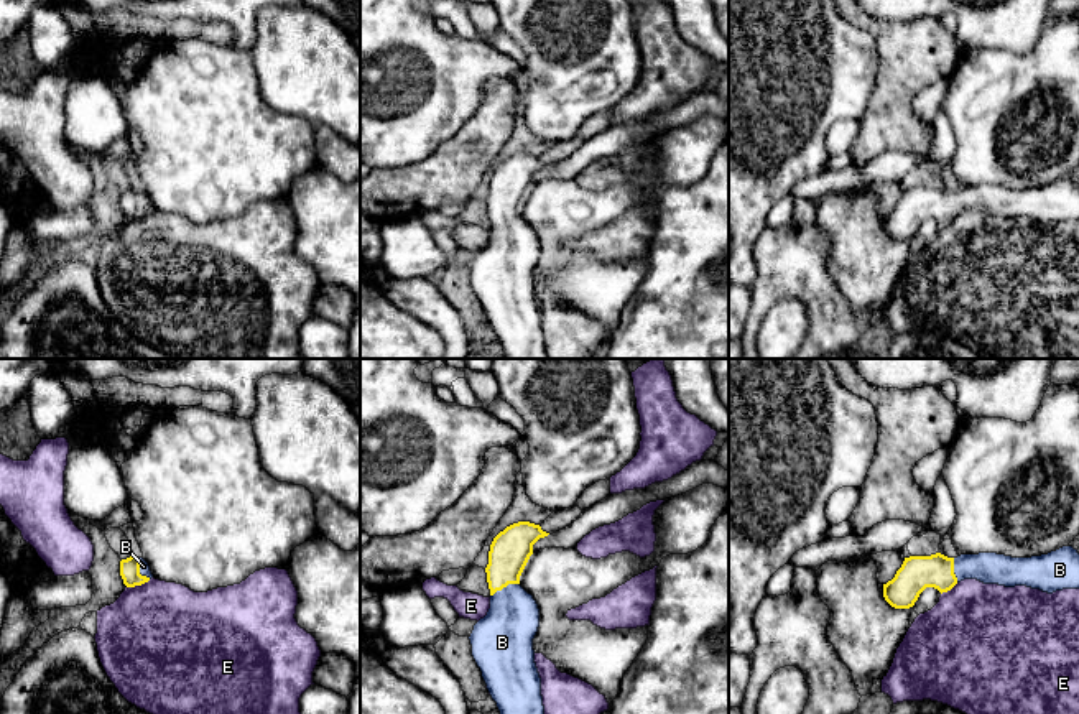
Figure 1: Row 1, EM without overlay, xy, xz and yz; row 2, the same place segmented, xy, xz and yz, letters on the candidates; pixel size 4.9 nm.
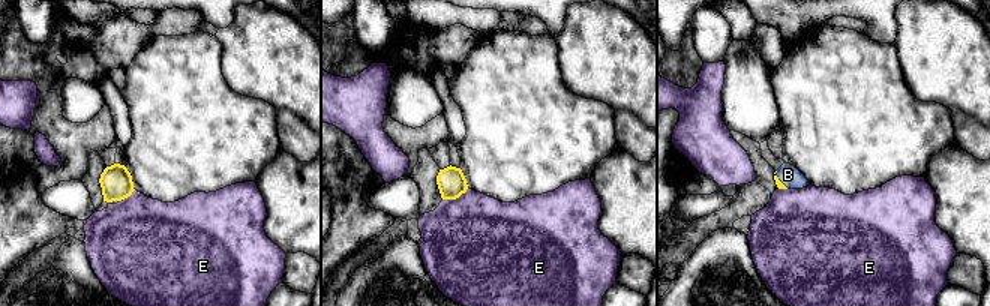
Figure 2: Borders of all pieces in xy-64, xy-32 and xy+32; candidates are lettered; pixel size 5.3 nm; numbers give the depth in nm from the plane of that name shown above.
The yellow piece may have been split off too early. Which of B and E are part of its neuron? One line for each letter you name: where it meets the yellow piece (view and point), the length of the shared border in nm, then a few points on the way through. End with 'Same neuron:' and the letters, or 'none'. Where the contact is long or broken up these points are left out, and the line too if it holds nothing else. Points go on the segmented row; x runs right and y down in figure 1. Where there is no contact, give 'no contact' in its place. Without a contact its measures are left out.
B: contact xz (504, 586); length 160 nm; way xz (510, 550), (504, 568), (504, 586), (504, 637)
Same neuron: B

